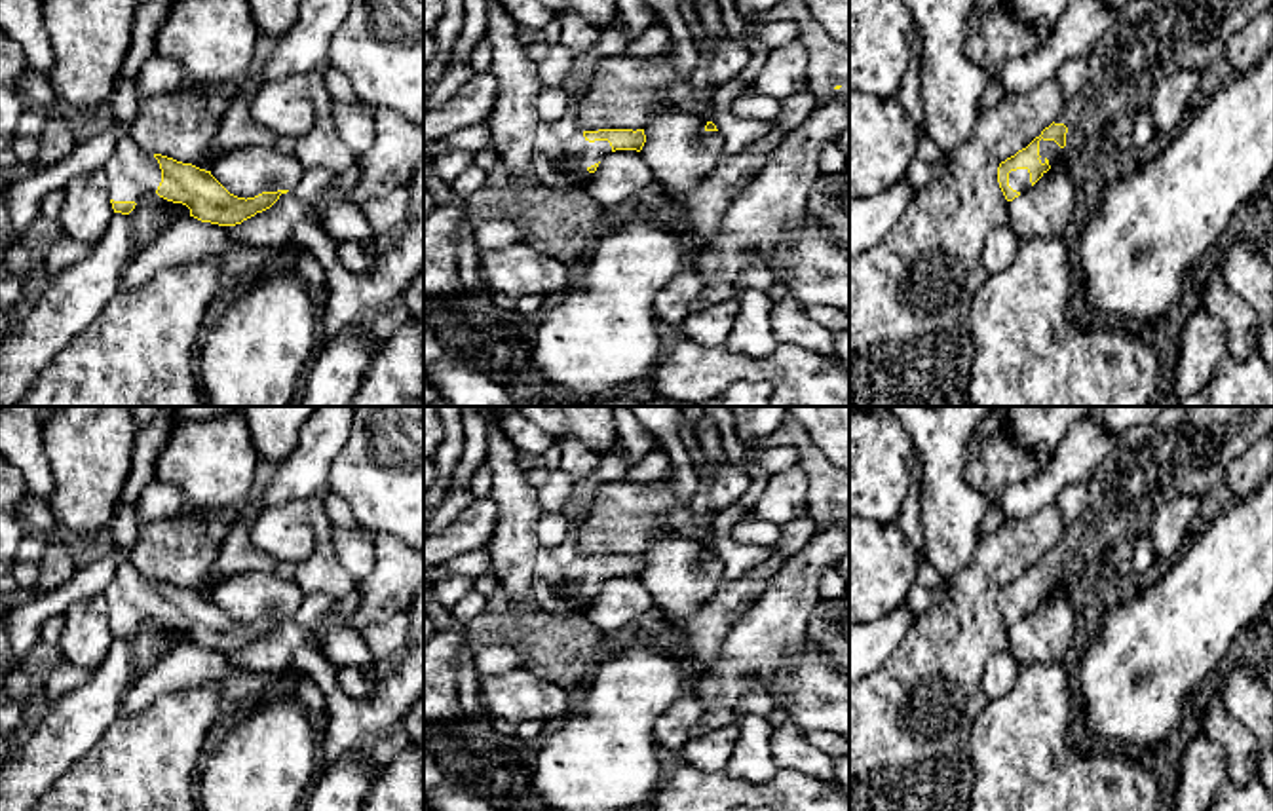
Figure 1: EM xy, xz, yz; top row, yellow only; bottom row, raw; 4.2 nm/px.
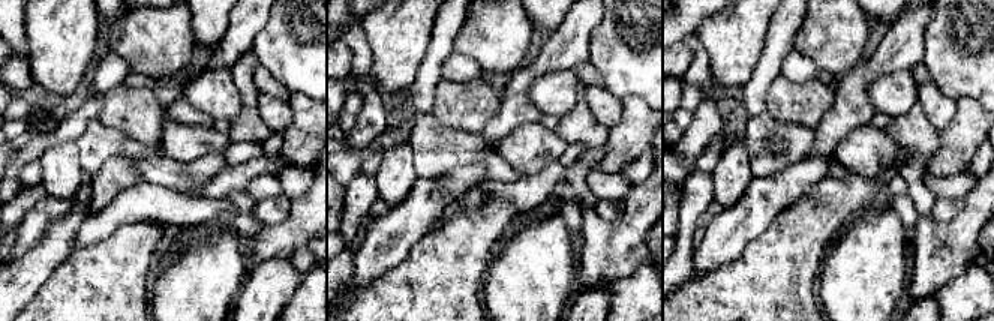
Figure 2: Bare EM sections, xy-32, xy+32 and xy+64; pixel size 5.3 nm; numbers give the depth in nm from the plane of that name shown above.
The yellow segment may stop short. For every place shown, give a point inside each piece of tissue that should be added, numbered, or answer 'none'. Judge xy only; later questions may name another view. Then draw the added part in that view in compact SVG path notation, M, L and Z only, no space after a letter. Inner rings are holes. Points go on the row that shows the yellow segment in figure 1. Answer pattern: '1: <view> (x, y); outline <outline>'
1: xy (133, 173); outline M131 135L118 141L104 173L108 177L108 196L114 201L141 205L146 196L158 196L156 190L162 182L160 163Z

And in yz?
1: yz (1150, 38); outline M1138 0L1085 57L1085 87L1064 101L1054 123L1068 127L1066 146L1039 141L1039 160L1075 165L1096 158L1106 129L1121 112L1150 103L1159 80L1176 70L1205 70L1226 59L1231 36L1273 0Z

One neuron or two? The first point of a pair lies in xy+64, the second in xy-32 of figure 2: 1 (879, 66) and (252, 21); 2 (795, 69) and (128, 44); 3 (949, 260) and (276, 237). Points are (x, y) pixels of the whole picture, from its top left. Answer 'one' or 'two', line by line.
1: one
2: two
3: one

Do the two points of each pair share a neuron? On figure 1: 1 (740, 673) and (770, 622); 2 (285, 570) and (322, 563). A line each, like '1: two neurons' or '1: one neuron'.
1: one neuron
2: two neurons

